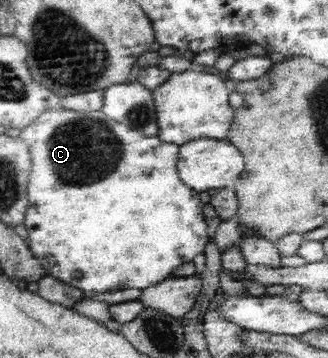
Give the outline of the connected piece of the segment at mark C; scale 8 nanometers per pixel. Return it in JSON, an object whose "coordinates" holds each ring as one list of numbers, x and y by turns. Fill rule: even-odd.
{"coordinates":[[65,107,47,109,23,127,20,138,27,144,32,159,32,169,27,191,29,208,23,225,28,231,28,245,35,258,43,263,48,276,59,279,67,285,78,287,84,293,101,293,101,291,119,291,119,289,140,289,151,287,172,277,175,269,184,263,191,262,197,255,203,254,208,243,207,223,203,209,205,204,200,199,199,191,183,183,177,169,180,146,167,143,155,137,147,137,142,131,131,129,128,125,109,119,102,110,93,112,73,111]]}

